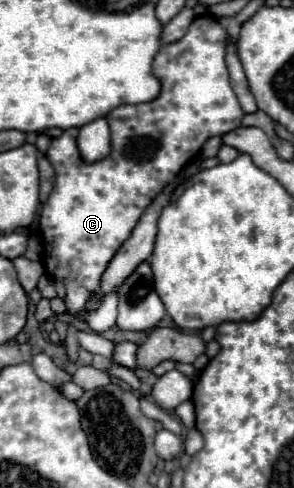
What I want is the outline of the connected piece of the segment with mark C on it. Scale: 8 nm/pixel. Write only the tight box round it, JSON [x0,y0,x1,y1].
[39,16,243,334]

